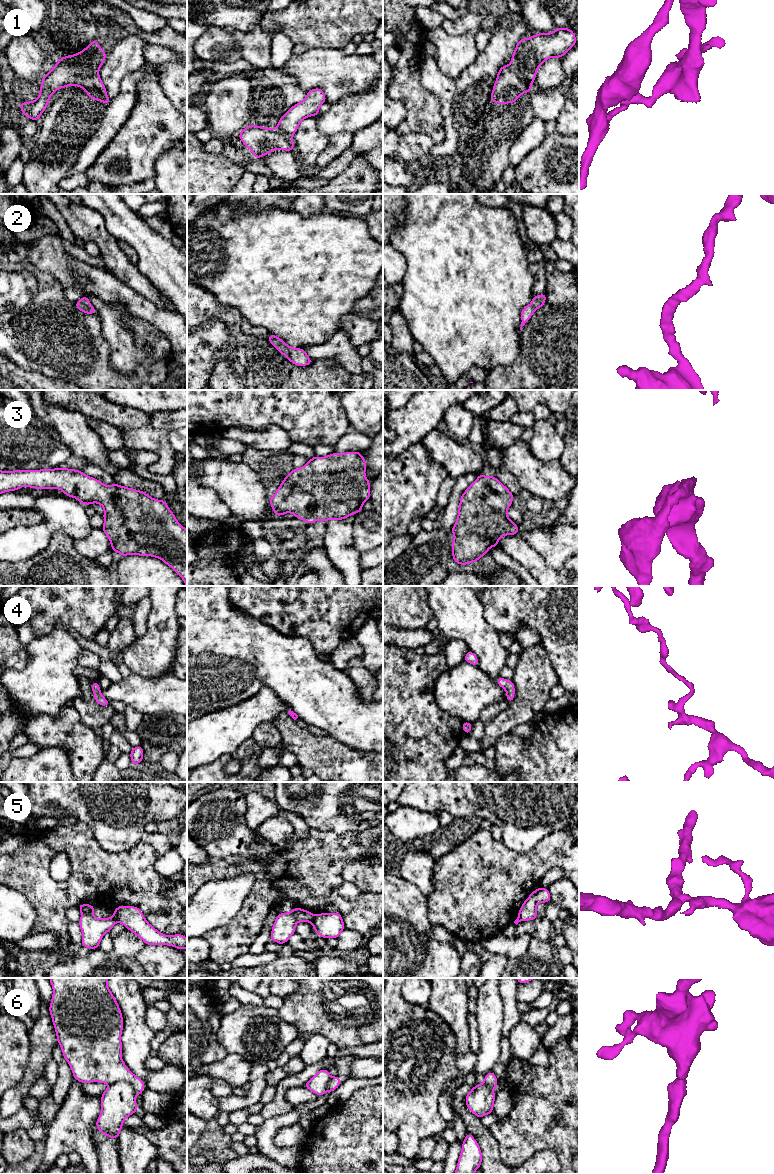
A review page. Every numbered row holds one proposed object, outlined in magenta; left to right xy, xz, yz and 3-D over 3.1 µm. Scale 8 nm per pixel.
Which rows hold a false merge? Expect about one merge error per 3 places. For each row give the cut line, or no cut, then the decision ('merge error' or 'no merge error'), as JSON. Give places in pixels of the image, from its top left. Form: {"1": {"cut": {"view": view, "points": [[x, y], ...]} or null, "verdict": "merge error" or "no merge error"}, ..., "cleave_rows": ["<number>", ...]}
{"1": {"cut": {"view": "xy", "points": [[99, 67], [87, 76], [82, 77], [75, 85]]}, "verdict": "merge error"}, "2": {"cut": null, "verdict": "no merge error"}, "3": {"cut": null, "verdict": "no merge error"}, "4": {"cut": null, "verdict": "no merge error"}, "5": {"cut": {"view": "xz", "points": [[314, 915], [310, 922]]}, "verdict": "merge error"}, "6": {"cut": {"view": "xy", "points": [[109, 1084], [118, 1081], [128, 1081], [136, 1094]]}, "verdict": "merge error"}, "cleave_rows": ["1", "5", "6"]}

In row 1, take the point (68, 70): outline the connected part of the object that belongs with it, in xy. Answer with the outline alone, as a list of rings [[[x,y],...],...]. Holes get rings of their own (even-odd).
[[[95,39],[81,52],[60,58],[42,78],[38,98],[18,105],[23,115],[38,121],[54,92],[70,85],[76,86],[81,78],[88,77],[104,64],[106,55]]]

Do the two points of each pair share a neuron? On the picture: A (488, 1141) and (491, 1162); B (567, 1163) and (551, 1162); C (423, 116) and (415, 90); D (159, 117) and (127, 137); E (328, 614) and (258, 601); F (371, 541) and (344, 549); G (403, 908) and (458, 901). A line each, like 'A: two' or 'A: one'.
A: one
B: two
C: one
D: one
E: one
F: two
G: two

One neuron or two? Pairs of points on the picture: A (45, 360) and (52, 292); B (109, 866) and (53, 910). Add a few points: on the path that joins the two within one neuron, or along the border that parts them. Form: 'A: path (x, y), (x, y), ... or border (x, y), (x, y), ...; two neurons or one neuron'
A: path (45, 343), (45, 340), (51, 333), (51, 309); one neuron
B: path (95, 879), (67, 896); one neuron

